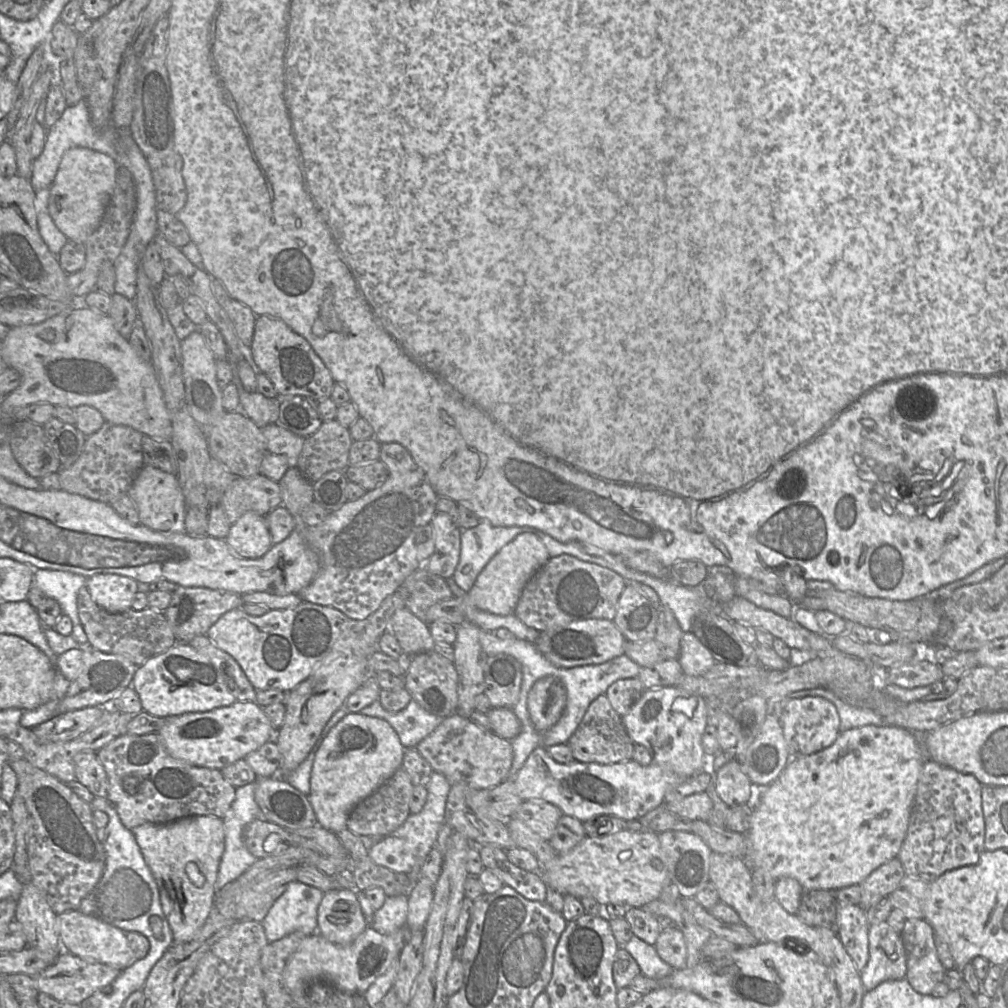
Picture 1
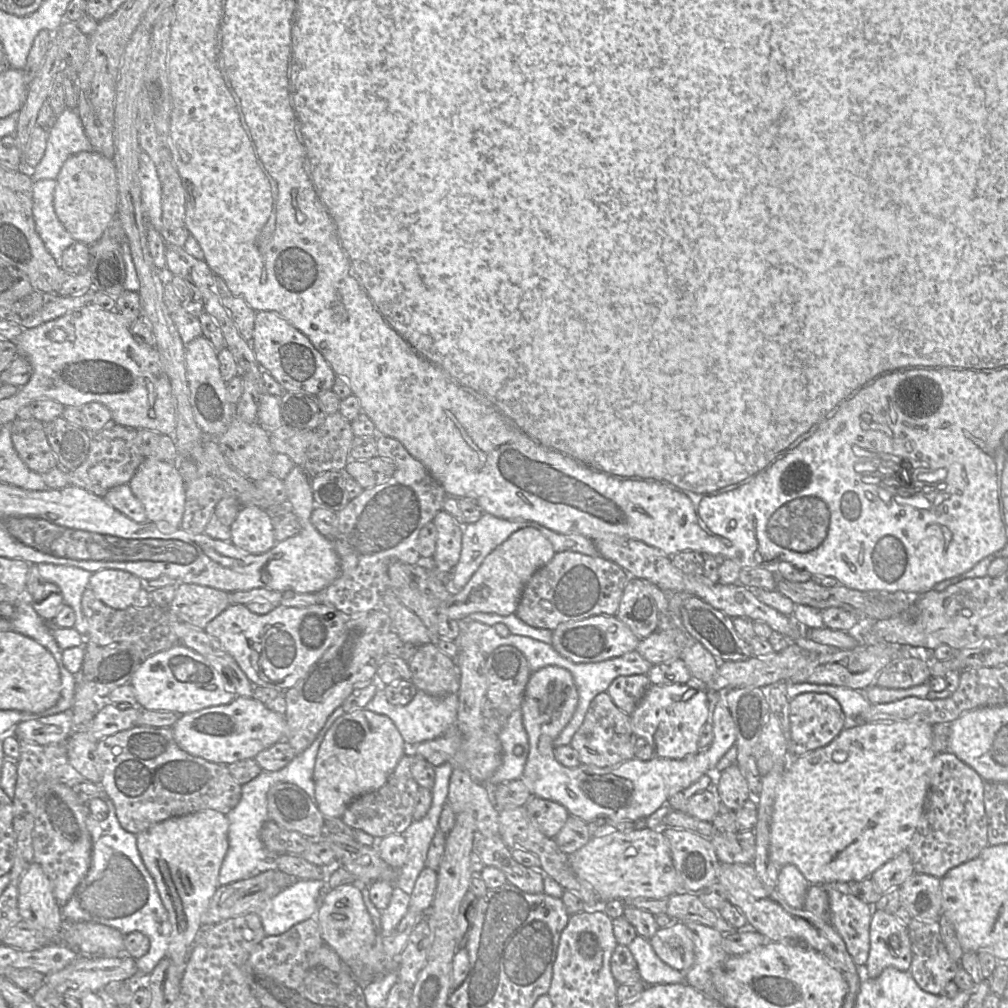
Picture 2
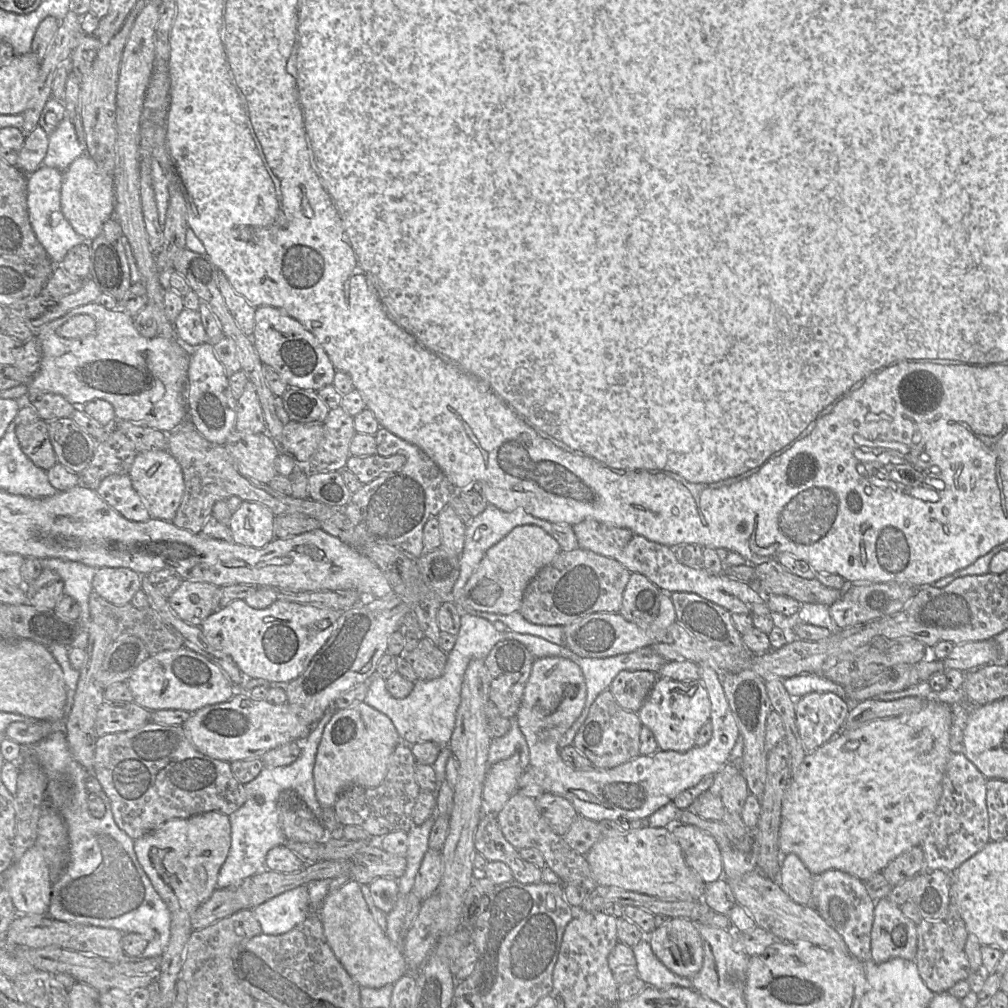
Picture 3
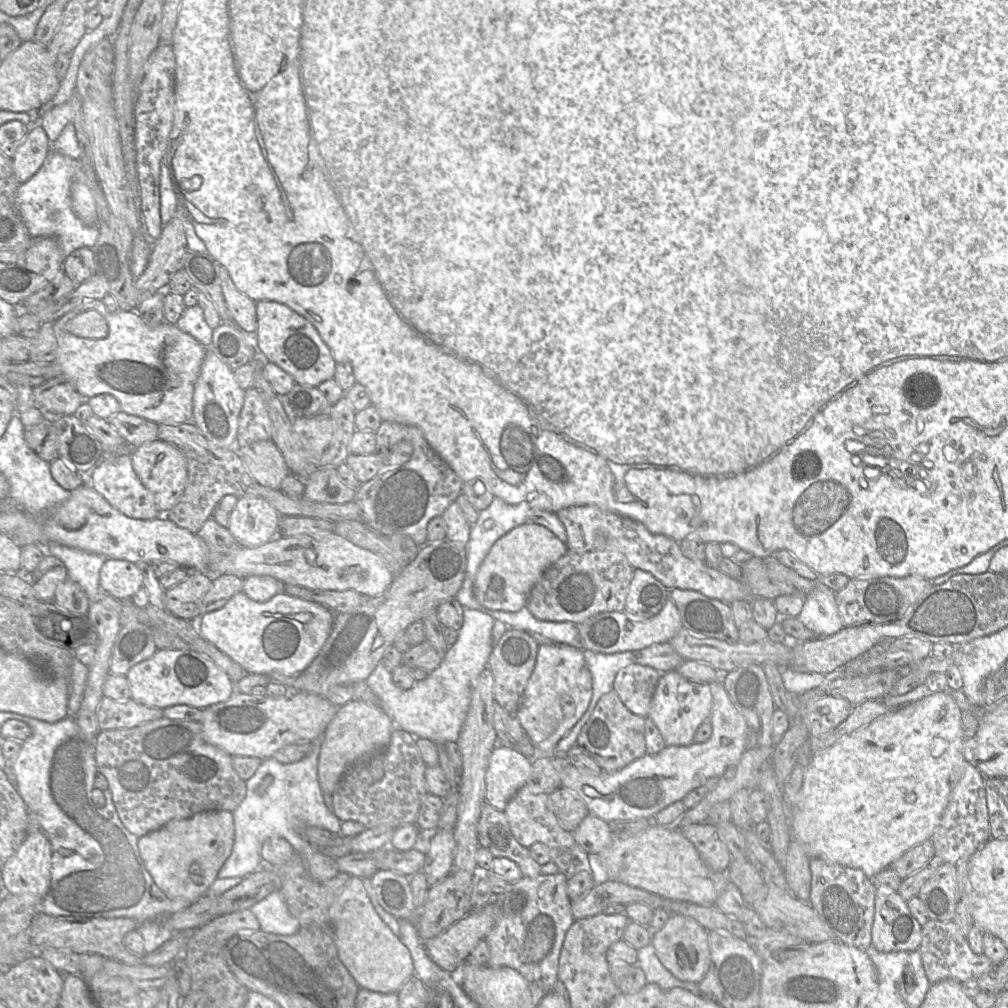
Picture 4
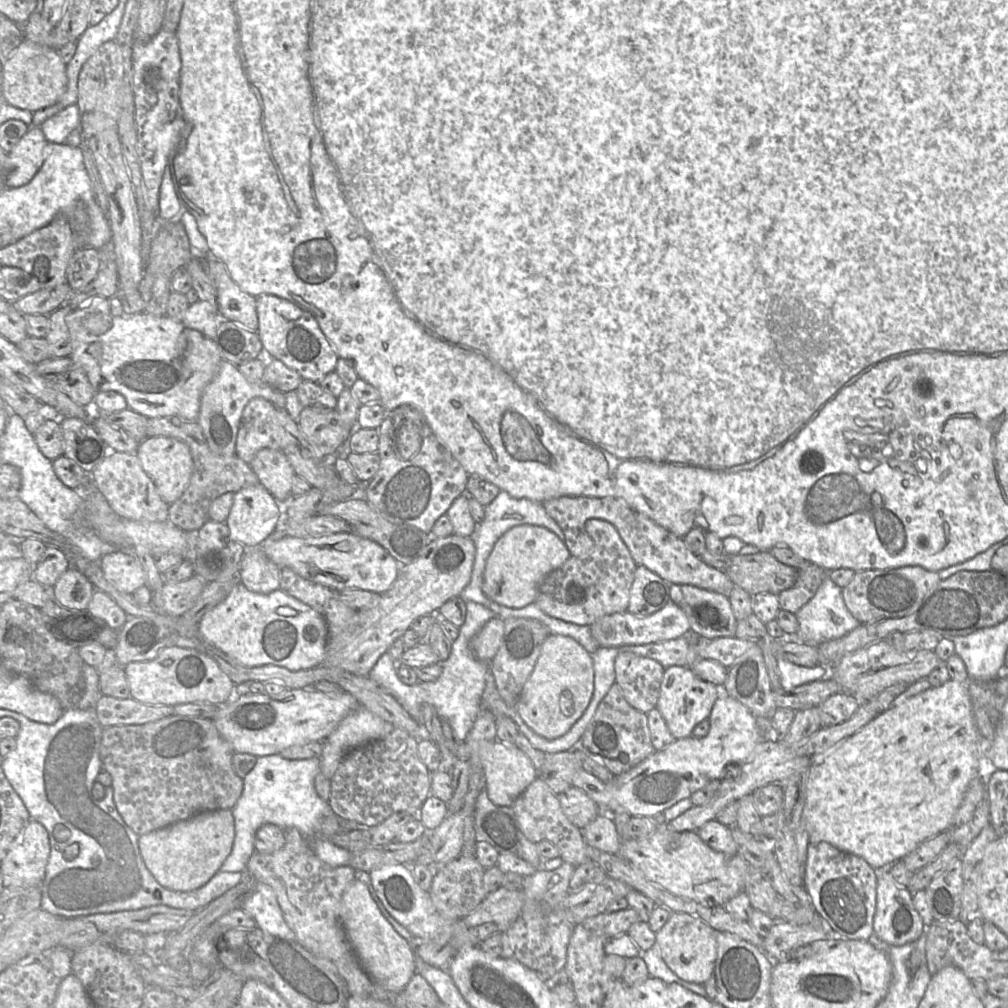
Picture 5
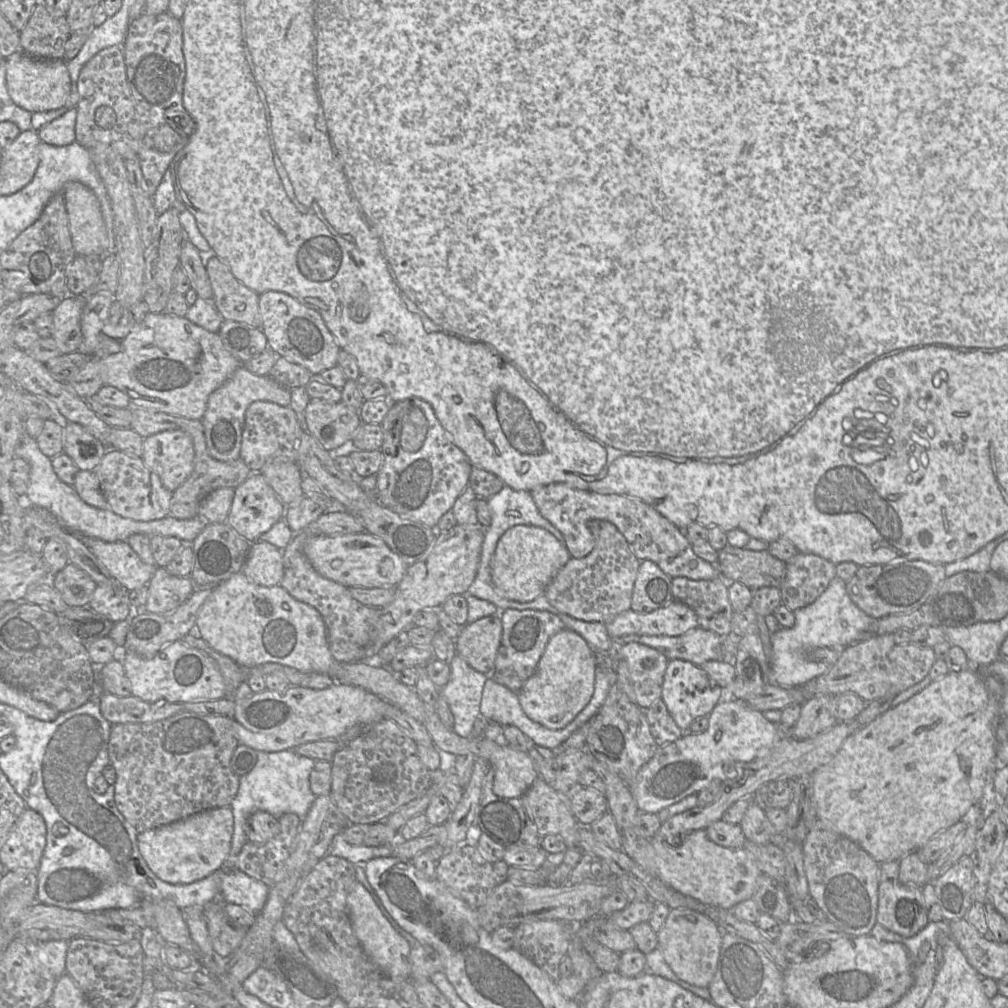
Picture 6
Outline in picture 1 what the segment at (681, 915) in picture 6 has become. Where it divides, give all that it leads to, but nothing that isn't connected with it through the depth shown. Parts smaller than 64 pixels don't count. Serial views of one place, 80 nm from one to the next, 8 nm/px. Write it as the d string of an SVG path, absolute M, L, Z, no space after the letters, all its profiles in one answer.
M677 927L662 930L654 946L660 958L673 969L686 967L687 946L683 933Z

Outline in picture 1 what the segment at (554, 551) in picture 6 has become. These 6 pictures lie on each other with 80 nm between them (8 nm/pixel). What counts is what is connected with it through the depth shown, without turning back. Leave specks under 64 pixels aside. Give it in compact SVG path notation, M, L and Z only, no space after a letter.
M534 533L518 534L491 558L464 597L452 597L432 605L427 610L425 622L440 620L457 626L466 620L467 609L478 609L500 616L513 614L522 589L549 558L546 547Z

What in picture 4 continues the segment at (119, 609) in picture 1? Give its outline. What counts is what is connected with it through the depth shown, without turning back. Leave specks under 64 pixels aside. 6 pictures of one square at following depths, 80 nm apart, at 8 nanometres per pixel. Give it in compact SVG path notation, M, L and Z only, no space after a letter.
M106 558L99 572L101 590L117 600L131 600L143 586L142 574L135 563Z

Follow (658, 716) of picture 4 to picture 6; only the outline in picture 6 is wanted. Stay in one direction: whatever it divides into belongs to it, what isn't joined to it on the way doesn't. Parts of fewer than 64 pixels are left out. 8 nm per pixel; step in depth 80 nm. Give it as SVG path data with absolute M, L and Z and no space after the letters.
M682 659L669 661L664 674L661 699L682 731L687 732L696 719L708 716L713 708L726 697L727 693L724 689L711 680L700 666Z

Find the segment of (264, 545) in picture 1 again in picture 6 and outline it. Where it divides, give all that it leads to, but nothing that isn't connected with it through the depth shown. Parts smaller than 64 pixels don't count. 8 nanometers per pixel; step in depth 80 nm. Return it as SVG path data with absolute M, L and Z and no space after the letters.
M252 472L234 489L226 523L253 543L282 518L285 518L285 505L264 476L260 472Z

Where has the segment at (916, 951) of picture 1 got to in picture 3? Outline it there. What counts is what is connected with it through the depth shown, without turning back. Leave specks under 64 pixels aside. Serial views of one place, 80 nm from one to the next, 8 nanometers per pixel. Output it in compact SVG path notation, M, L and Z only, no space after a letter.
M922 920L917 925L917 952L915 963L925 985L934 993L947 992L957 982L966 980L973 972L964 949L953 940L943 920Z

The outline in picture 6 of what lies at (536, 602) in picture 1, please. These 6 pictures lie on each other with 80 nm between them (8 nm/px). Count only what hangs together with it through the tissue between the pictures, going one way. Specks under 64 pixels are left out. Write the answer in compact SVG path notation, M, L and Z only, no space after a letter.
M593 519L587 522L587 526L595 539L593 550L583 558L571 557L543 594L560 613L587 622L605 623L631 609L634 583L641 561L614 524Z

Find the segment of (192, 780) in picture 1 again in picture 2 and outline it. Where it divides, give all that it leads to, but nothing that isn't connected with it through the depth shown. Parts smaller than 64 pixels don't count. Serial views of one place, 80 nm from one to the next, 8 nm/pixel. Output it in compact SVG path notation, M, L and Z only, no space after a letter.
M134 726L108 736L97 743L97 755L102 770L99 784L111 799L120 826L134 835L171 817L203 810L215 810L227 815L240 801L242 786L236 782L227 765L193 756L178 747L171 727Z

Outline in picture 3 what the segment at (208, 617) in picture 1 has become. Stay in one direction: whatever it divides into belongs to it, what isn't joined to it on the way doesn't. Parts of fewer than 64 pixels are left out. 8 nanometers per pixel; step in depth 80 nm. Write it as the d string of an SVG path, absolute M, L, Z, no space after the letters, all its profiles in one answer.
M182 580L169 596L171 610L183 621L200 626L220 607L221 588L205 582Z

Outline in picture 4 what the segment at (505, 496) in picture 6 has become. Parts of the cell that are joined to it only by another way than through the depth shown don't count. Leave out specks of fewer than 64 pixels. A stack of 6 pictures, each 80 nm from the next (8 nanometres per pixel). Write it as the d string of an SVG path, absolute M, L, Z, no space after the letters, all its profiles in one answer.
M494 497L491 504L484 510L480 511L478 520L471 526L470 537L468 543L466 544L467 565L465 578L462 583L462 586L460 587L459 591L455 596L458 602L460 602L460 593L464 589L467 577L468 576L470 577L470 582L472 583L476 571L476 566L478 565L479 569L480 565L487 556L493 544L503 535L507 534L515 527L523 524L542 525L546 527L548 530L550 530L560 541L566 544L567 541L566 530L562 522L558 519L556 513L543 511L537 508L532 508L527 503L511 505L506 503L499 497Z

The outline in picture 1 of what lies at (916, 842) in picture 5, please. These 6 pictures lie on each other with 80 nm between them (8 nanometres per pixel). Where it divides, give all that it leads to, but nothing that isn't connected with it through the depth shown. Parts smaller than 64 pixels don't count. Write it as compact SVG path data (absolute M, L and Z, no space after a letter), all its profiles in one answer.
M866 725L840 732L829 747L807 756L791 758L777 779L761 789L761 793L754 799L750 827L745 834L747 839L745 859L752 869L764 869L776 881L782 877L796 879L804 891L829 890L835 892L851 885L861 884L875 869L897 857L907 833L918 778L923 765L917 738L913 732L907 729L892 725Z

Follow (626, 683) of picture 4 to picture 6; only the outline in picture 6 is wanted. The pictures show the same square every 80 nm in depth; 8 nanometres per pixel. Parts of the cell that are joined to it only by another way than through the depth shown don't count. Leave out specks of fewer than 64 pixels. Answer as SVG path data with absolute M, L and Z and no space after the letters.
M630 642L614 652L612 646L607 653L608 662L613 671L618 660L625 660L636 695L636 705L648 709L661 698L664 674L669 659L647 645Z

